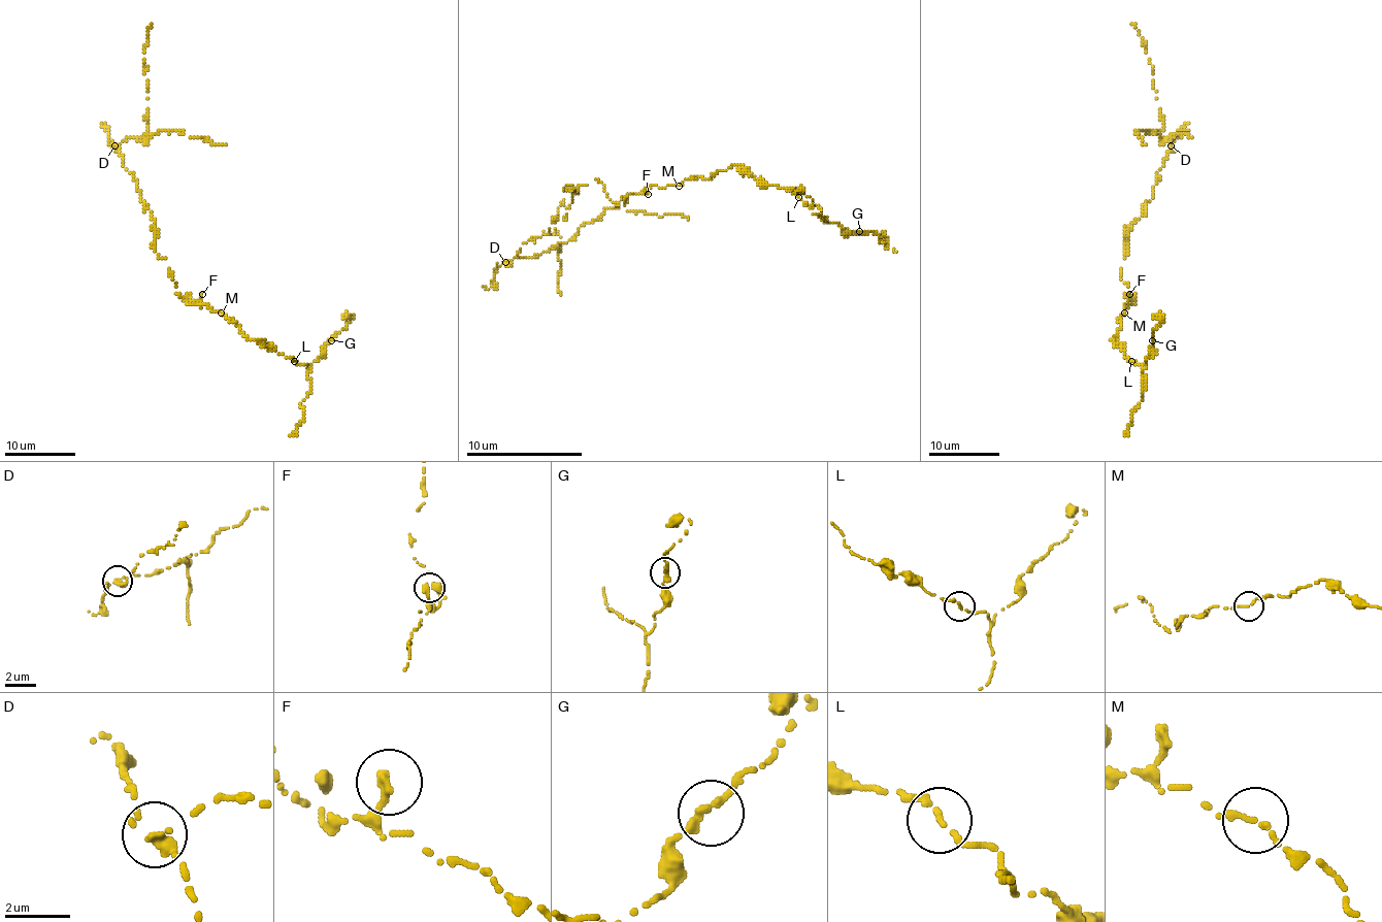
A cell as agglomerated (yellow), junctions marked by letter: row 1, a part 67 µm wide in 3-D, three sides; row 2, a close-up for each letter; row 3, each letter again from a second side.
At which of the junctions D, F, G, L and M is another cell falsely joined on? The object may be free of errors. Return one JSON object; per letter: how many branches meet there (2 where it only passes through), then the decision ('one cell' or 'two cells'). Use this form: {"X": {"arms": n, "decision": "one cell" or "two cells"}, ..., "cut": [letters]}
{"D": {"arms": 2, "decision": "two cells"}, "F": {"arms": 1, "decision": "one cell"}, "G": {"arms": 2, "decision": "one cell"}, "L": {"arms": 2, "decision": "one cell"}, "M": {"arms": 2, "decision": "one cell"}, "cut": ["D"]}

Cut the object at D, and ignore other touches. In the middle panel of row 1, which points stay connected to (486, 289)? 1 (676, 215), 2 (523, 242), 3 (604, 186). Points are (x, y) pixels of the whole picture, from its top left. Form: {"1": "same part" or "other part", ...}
{"1": "other part", "2": "same part", "3": "same part"}

